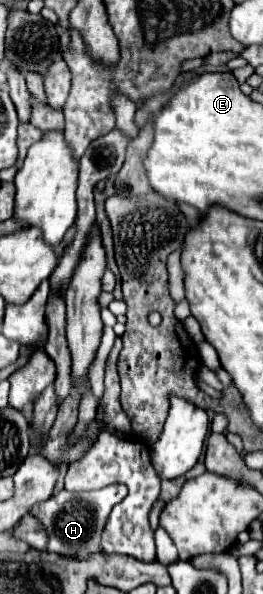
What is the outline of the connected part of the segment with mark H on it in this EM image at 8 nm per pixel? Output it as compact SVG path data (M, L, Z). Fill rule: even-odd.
M114 484L92 492L82 494L70 494L68 490L62 490L54 498L38 504L32 514L40 518L40 522L46 526L48 532L48 552L66 554L66 556L86 556L92 552L98 552L98 538L102 534L102 526L106 524L106 518L114 504L122 502L126 498L126 486Z

